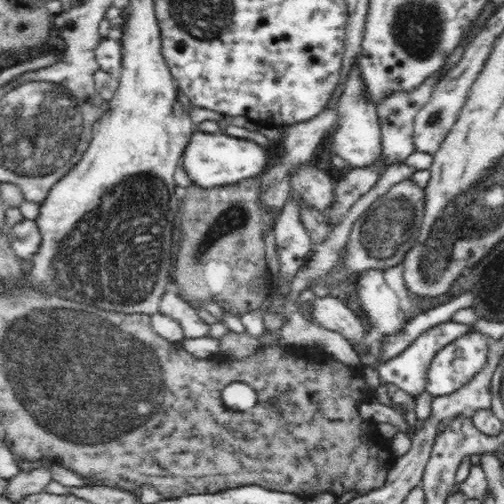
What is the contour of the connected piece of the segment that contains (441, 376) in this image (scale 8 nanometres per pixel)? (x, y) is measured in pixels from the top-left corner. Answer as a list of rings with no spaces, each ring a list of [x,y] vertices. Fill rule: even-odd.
[[[468,331],[436,353],[428,369],[427,383],[425,384],[425,390],[430,396],[452,394],[467,385],[474,378],[474,375],[482,370],[487,361],[489,349],[484,335],[478,331]]]

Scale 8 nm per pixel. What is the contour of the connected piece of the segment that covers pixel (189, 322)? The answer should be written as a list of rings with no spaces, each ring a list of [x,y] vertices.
[[[166,291],[162,295],[159,313],[174,319],[182,327],[186,338],[206,337],[210,330],[210,325],[200,319],[197,309],[174,292]]]

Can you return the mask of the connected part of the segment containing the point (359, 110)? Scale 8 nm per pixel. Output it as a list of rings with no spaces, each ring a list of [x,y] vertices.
[[[358,60],[345,83],[342,99],[337,105],[337,112],[338,119],[334,136],[332,136],[332,148],[333,152],[345,160],[347,168],[372,166],[372,164],[384,160],[377,106],[374,105],[374,101],[370,99],[370,96],[367,96],[364,81],[360,79],[360,64],[358,64]]]

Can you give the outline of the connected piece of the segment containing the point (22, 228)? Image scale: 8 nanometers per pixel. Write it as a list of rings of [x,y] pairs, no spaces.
[[[24,218],[22,222],[14,224],[5,233],[12,250],[21,259],[30,260],[34,252],[40,248],[40,229],[36,226],[36,221]]]

